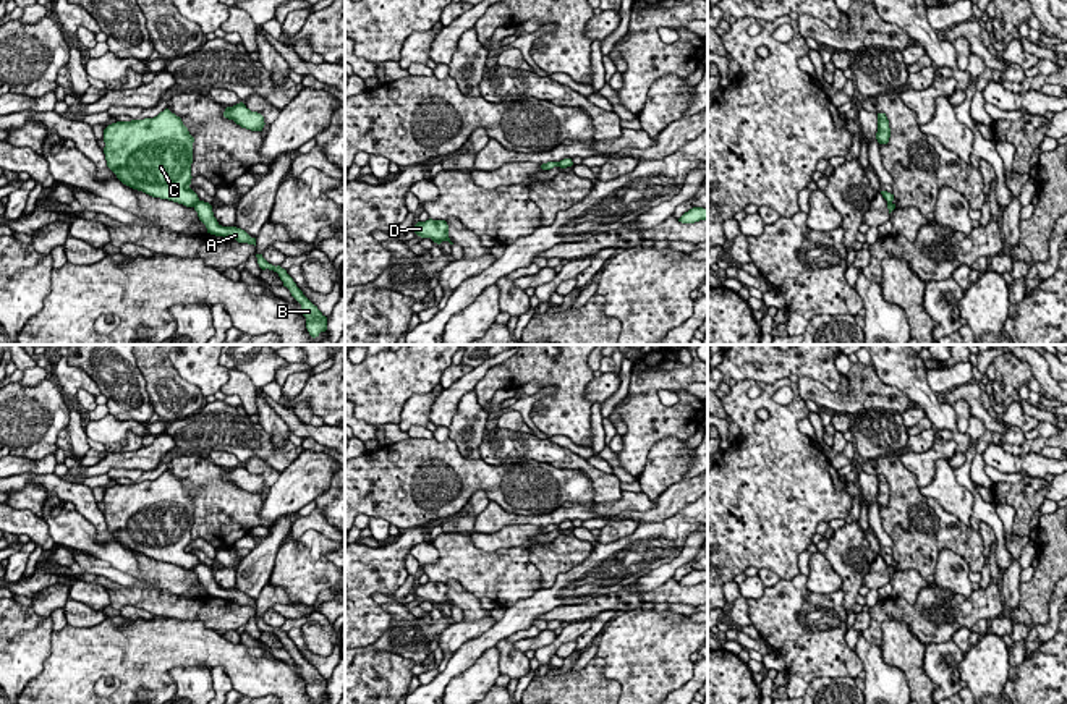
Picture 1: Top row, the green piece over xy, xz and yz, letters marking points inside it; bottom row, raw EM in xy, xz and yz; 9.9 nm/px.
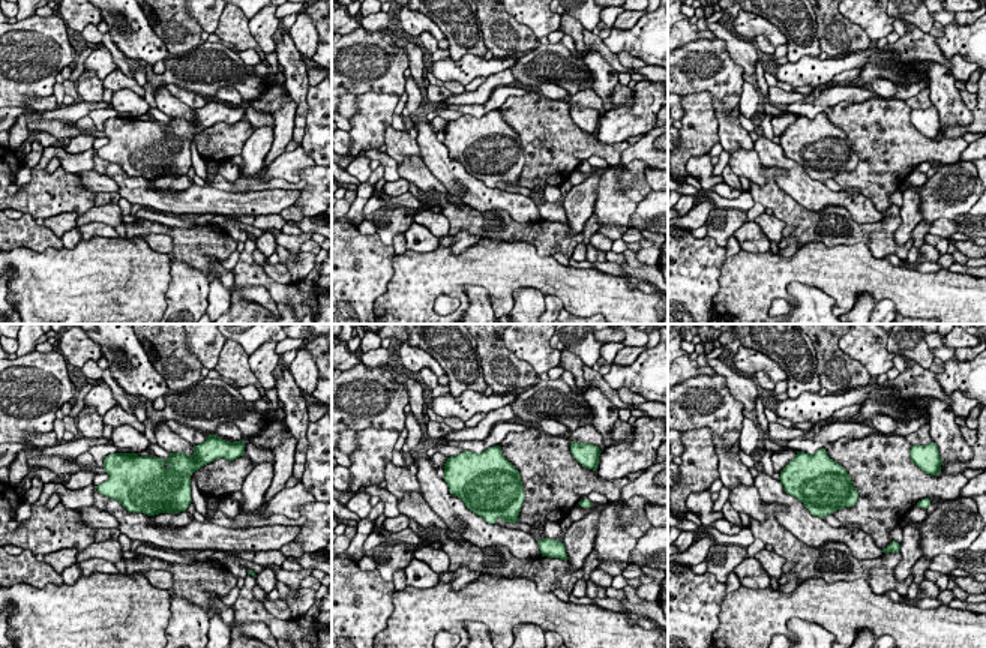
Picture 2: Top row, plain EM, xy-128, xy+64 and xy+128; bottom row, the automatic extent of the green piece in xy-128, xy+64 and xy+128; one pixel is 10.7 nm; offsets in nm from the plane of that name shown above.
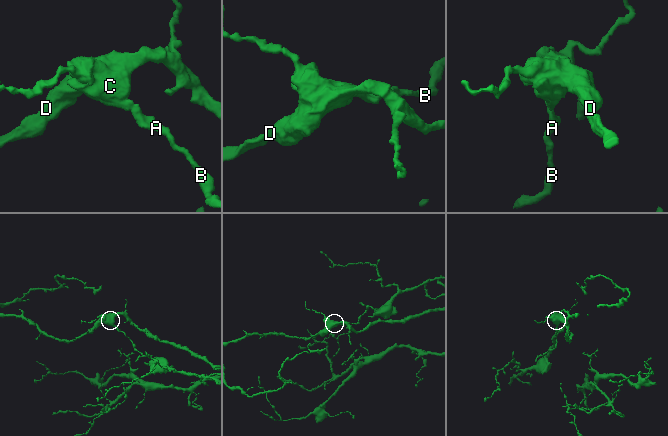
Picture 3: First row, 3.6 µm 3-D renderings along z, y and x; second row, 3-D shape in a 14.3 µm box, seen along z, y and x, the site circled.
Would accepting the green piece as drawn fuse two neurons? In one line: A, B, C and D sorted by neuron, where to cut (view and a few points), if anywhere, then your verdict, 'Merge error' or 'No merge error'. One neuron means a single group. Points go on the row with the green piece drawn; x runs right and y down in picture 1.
Groups: A B / C D. Split along xy (198, 199), (191, 206). Merge error

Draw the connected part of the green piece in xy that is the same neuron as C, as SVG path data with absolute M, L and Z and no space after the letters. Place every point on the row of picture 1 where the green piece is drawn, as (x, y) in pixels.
M168 108L154 118L108 125L104 142L107 167L123 184L186 207L199 201L189 188L194 138Z

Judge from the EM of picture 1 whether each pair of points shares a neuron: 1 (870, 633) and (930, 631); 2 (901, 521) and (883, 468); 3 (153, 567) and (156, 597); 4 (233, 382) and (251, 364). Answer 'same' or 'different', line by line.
1: same
2: same
3: different
4: different

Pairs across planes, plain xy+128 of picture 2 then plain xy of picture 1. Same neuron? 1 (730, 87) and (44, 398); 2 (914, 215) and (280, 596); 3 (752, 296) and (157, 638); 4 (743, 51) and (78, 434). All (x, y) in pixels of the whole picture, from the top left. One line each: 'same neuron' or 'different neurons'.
1: same neuron
2: different neurons
3: same neuron
4: same neuron

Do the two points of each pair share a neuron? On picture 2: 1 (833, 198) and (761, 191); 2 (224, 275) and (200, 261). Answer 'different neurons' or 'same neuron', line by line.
1: different neurons
2: different neurons

